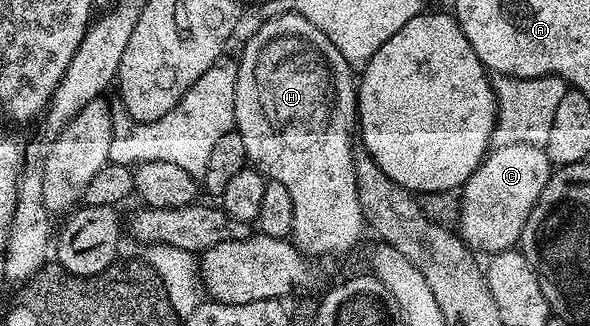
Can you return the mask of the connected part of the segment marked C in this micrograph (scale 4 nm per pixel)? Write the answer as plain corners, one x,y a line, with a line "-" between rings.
500,145
492,148
477,167
477,171
469,175
469,179
461,186
461,192
458,194
457,232
468,249
479,255
482,253
490,255
518,246
525,223
533,207
541,200
541,191
545,191
545,183
549,183
552,172
553,166
547,157
546,148
537,145

